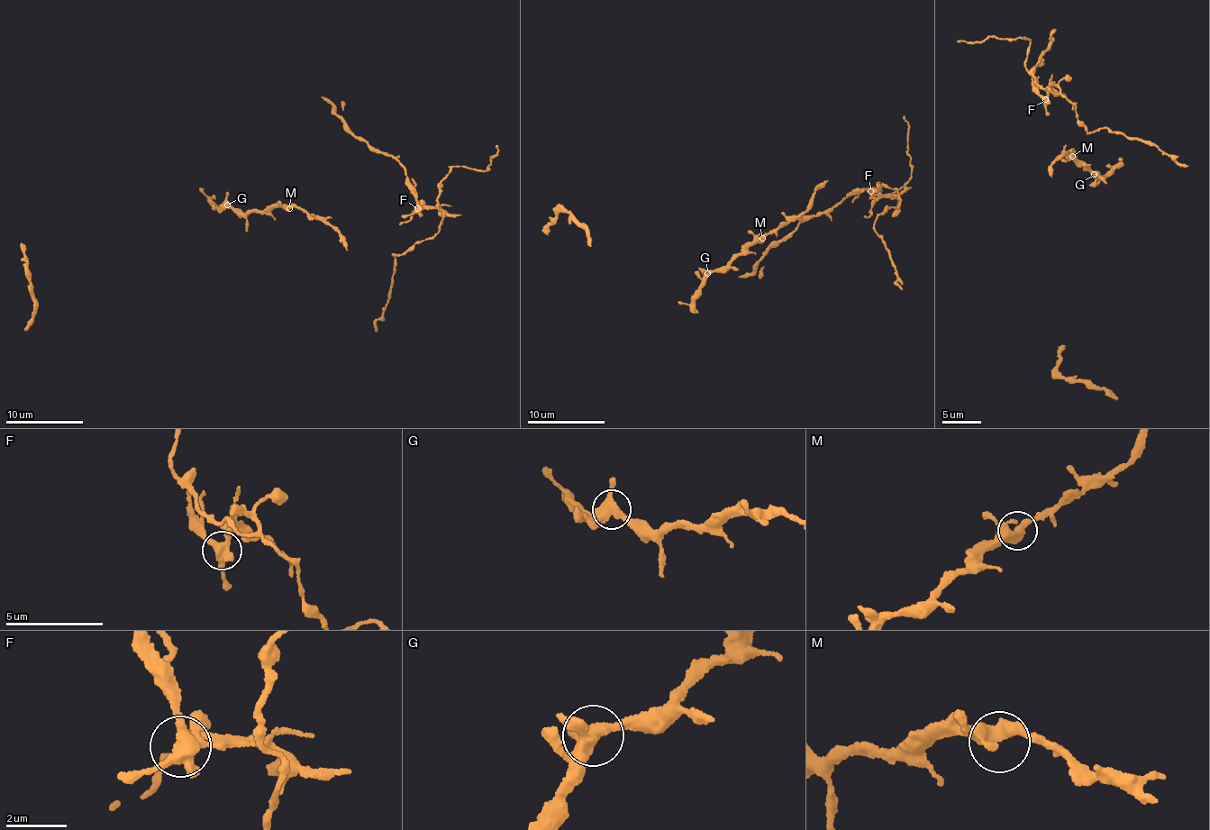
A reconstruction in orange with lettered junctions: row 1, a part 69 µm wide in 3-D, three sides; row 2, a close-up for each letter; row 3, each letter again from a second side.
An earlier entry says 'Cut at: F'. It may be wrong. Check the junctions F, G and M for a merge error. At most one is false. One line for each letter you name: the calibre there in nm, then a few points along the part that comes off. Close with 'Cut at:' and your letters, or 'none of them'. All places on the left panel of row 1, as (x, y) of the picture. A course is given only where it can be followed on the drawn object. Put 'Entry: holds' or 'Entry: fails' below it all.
F: calibre 400 nm; course (417, 207), (445, 213), (432, 237), (400, 254), (395, 253), (392, 284), (381, 317), (376, 322), (377, 331)
Cut at: F
Entry: holds

